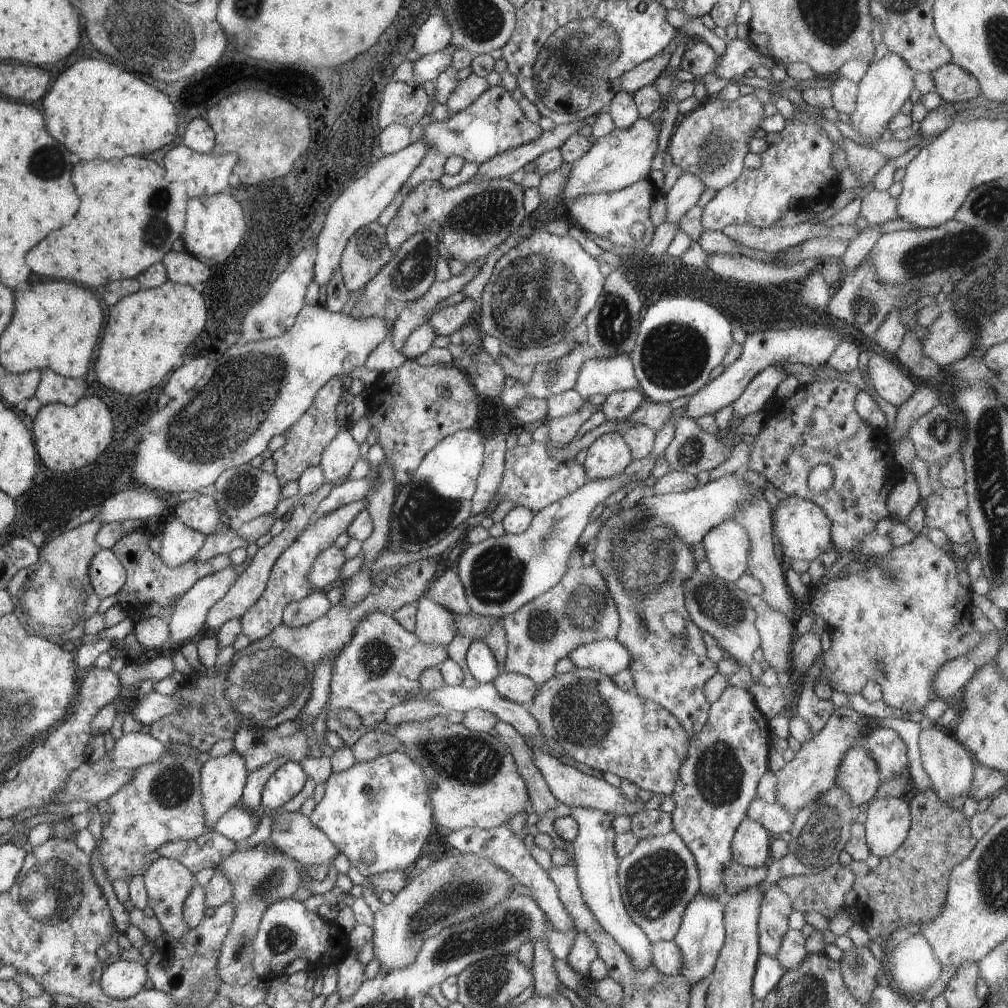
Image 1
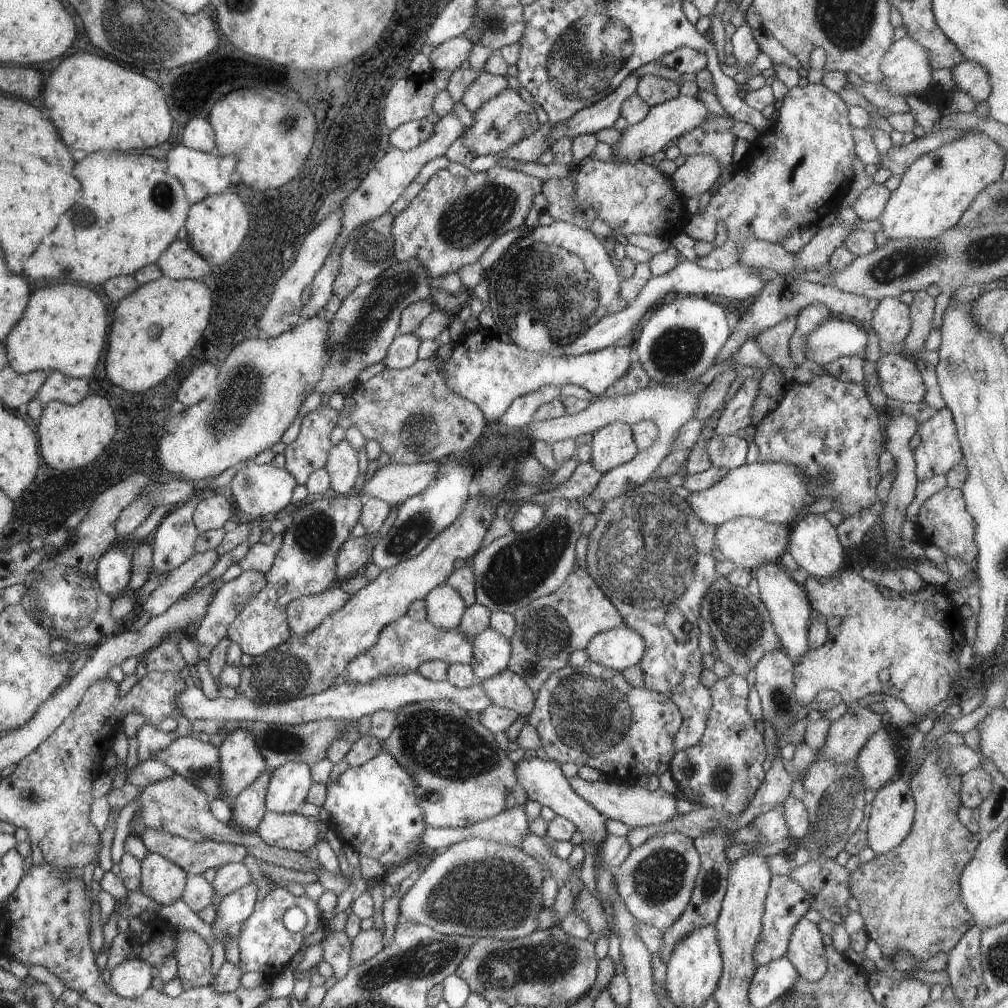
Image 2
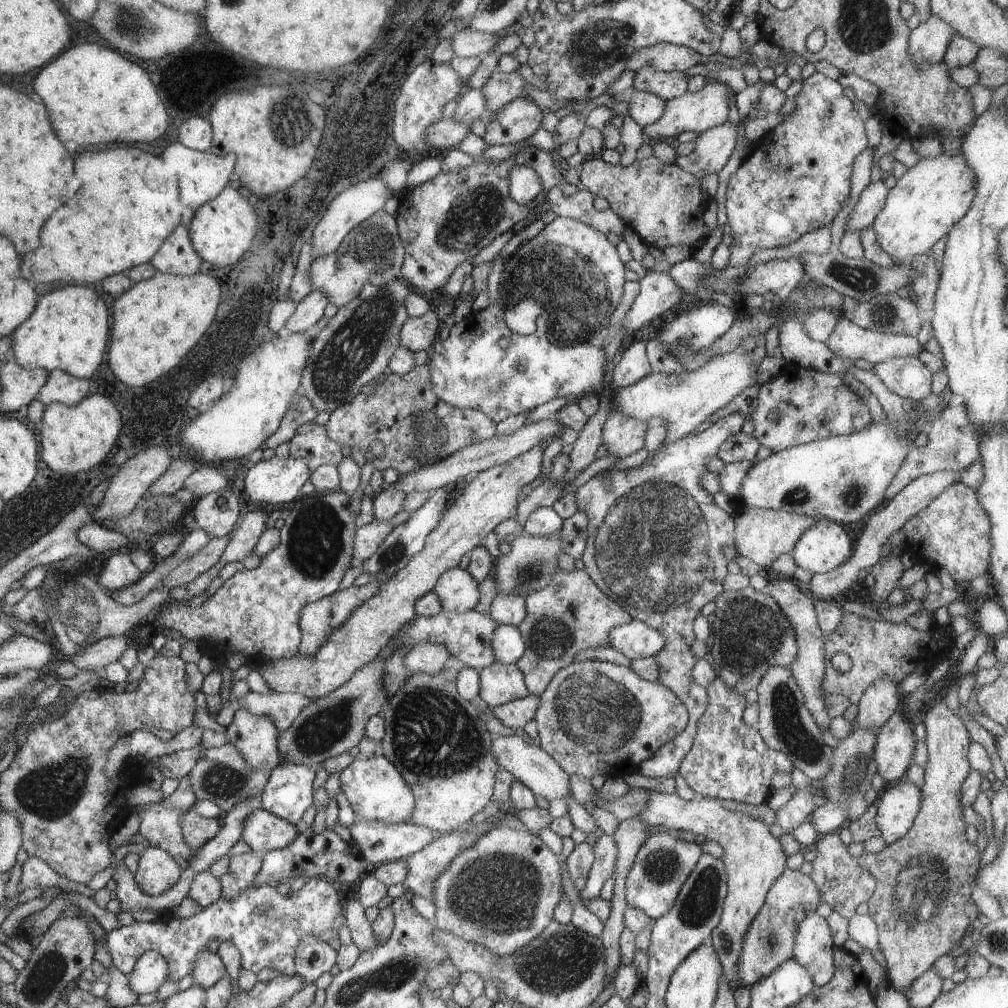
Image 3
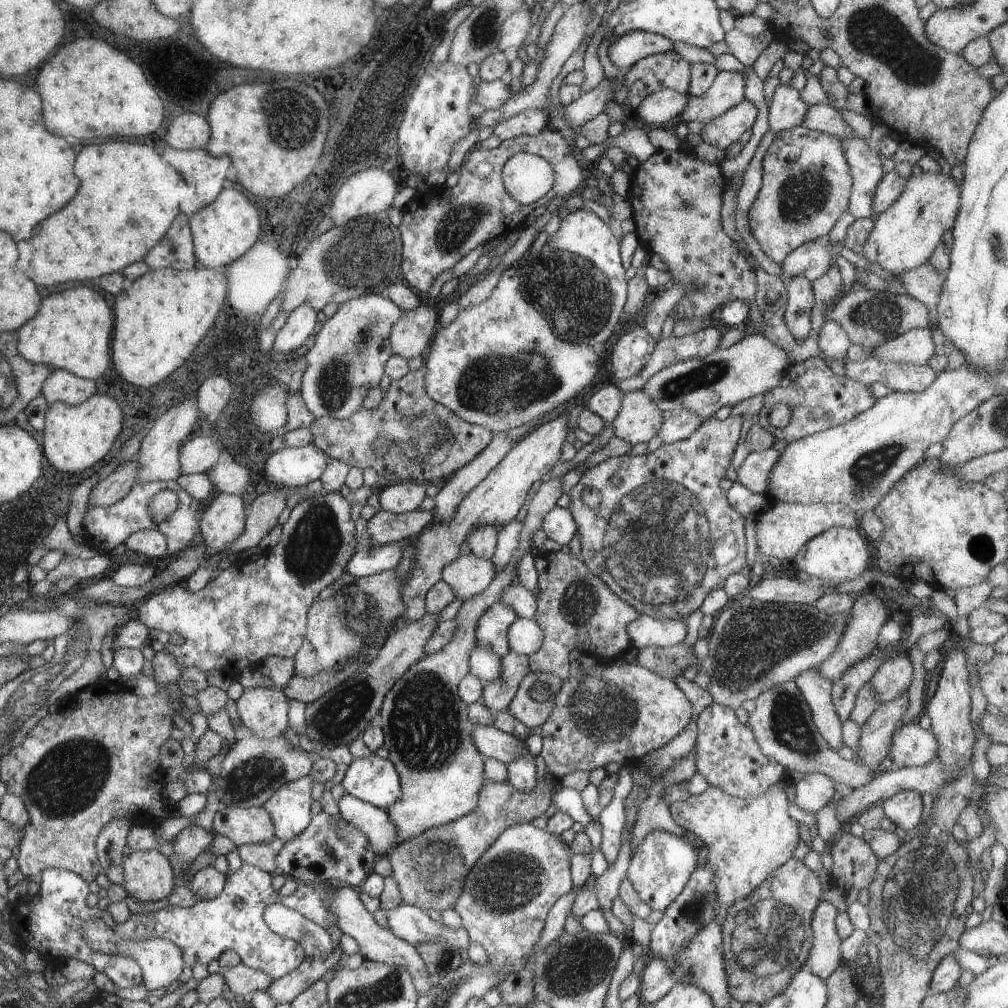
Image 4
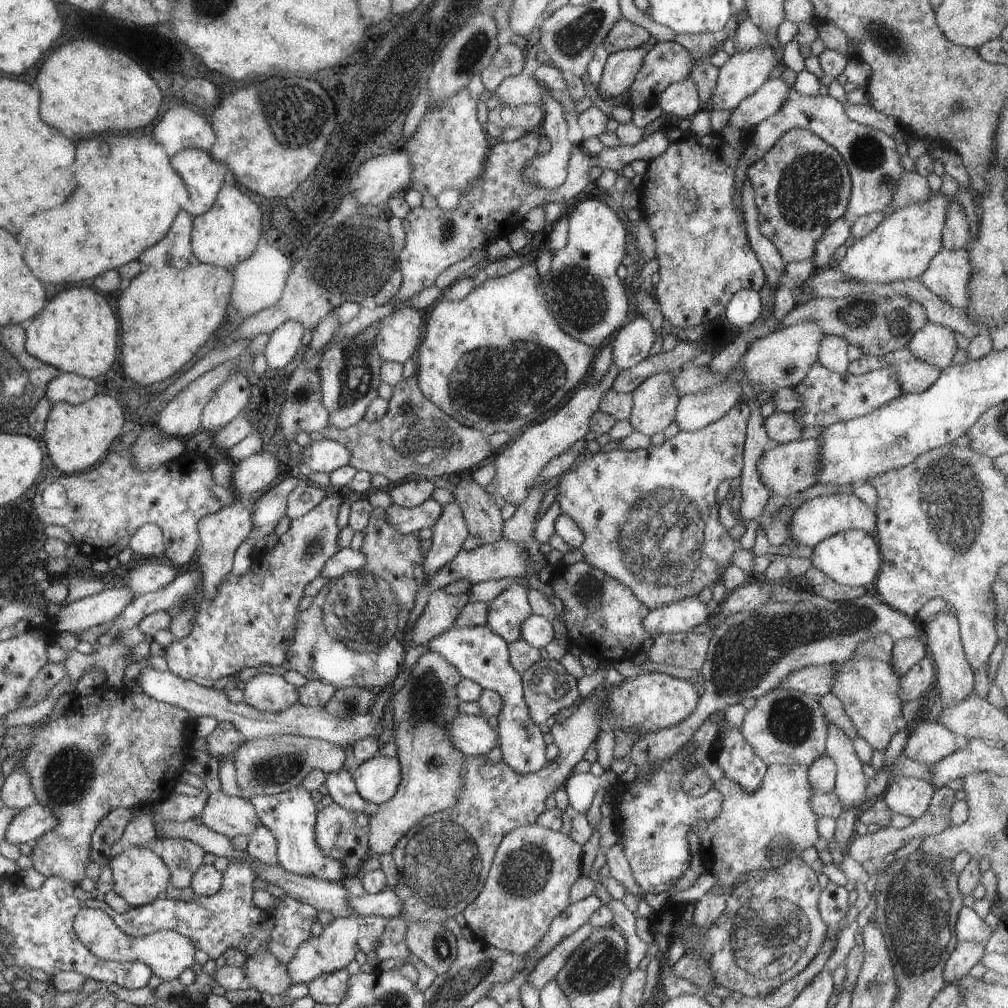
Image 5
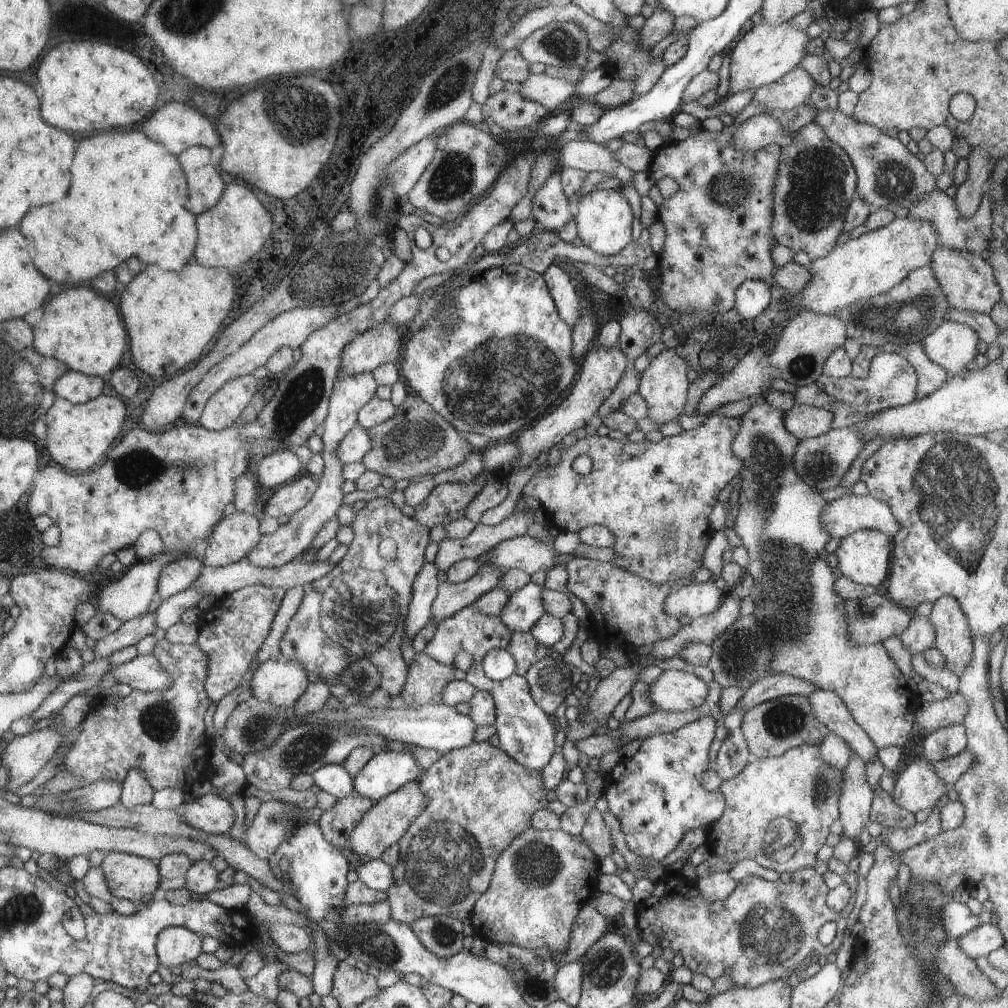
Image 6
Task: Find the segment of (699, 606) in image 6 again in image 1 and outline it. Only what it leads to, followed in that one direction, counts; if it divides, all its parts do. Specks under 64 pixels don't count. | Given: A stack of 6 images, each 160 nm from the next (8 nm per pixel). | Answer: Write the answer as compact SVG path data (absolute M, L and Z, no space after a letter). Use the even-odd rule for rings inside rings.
M602 638L580 645L568 656L577 668L602 672L613 678L630 668L632 652L618 640Z

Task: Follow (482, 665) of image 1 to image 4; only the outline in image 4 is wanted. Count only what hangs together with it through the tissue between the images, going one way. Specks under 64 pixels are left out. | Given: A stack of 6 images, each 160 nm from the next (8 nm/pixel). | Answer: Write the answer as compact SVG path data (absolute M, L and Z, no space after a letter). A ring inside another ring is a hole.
M516 619L508 629L509 649L519 655L533 655L543 641L542 629L534 619Z

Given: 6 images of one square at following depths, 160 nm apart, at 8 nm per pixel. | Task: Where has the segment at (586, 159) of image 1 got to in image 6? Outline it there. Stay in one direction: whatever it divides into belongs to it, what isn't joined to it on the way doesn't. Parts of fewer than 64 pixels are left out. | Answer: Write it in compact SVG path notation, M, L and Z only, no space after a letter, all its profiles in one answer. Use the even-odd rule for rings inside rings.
M751 23L742 33L740 40L734 49L731 51L731 65L730 65L730 84L729 94L736 94L737 92L744 92L745 90L756 90L761 86L769 85L780 80L785 74L788 74L798 63L805 57L804 48L808 44L808 36L805 30L801 31L794 29L791 24L782 23L778 26L772 26L768 23Z

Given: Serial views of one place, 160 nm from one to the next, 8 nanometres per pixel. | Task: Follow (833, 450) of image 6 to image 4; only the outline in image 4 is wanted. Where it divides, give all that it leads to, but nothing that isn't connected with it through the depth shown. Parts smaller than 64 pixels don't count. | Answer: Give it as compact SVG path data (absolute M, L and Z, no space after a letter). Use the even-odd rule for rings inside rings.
M768 448L763 451L752 451L737 470L737 482L750 492L762 494L767 492L769 472L775 467L783 451Z

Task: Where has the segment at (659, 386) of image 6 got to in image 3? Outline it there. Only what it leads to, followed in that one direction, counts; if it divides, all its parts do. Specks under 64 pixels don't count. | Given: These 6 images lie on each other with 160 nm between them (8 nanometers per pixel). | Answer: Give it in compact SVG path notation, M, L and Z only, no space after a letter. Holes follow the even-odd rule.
M632 342L624 350L622 360L613 368L610 380L615 390L618 390L640 382L652 372L645 343ZM612 413L605 420L602 442L608 455L618 459L630 456L643 448L648 425L646 421L620 413Z

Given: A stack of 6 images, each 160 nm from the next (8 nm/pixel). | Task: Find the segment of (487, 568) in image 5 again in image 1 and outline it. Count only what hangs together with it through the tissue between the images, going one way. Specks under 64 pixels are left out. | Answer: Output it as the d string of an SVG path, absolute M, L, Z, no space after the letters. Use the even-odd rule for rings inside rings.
M424 596L417 601L418 615L414 634L419 635L424 642L440 644L448 647L452 643L454 635L454 612L450 608L444 608Z

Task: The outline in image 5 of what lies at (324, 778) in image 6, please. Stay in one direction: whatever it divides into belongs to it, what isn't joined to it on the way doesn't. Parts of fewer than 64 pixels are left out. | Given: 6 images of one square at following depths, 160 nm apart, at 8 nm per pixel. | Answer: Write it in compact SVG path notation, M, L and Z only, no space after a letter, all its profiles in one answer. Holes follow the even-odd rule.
M340 768L327 774L326 786L334 803L355 813L366 813L367 802L358 794L352 770Z

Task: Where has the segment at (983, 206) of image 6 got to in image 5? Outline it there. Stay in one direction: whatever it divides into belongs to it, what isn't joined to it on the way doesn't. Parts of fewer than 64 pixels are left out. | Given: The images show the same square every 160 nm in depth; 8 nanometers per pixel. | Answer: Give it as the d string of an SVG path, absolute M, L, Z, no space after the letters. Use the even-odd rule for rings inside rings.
M905 171L898 179L896 190L890 201L890 206L898 210L903 206L925 201L931 197L931 191L925 176L914 171Z

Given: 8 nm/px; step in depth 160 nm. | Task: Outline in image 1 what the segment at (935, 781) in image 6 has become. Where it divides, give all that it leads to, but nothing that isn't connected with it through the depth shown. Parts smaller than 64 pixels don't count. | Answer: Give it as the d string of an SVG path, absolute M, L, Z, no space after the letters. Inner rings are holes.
M883 796L883 798L872 800L872 804L870 804L866 814L868 815L868 818L864 826L869 852L880 857L880 859L884 859L898 850L902 845L902 842L907 838L912 824L911 808L908 802L904 800L903 796L900 798Z

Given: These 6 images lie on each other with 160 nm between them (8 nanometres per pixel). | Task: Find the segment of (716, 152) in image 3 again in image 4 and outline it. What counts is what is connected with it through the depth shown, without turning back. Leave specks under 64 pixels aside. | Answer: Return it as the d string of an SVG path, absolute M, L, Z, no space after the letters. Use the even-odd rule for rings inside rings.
M743 100L718 118L707 122L700 133L706 144L727 150L754 124L758 111L752 101Z

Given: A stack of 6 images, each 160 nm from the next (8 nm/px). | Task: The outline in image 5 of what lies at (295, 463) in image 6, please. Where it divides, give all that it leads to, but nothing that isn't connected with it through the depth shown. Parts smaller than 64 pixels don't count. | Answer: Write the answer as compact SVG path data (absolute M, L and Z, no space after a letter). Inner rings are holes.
M265 450L237 462L232 473L233 495L237 497L264 490L278 476L279 462L275 454Z

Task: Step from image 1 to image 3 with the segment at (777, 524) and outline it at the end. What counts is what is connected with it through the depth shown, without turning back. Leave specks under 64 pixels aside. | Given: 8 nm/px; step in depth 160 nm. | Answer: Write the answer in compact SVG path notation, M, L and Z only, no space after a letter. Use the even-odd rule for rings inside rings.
M817 519L790 553L797 566L812 574L824 574L846 562L852 551L852 542L840 523Z

